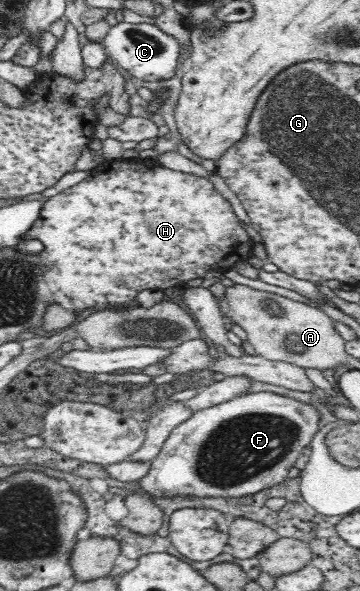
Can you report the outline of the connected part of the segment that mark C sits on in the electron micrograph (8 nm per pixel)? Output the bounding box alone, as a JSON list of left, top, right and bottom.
[102,21,182,81]

